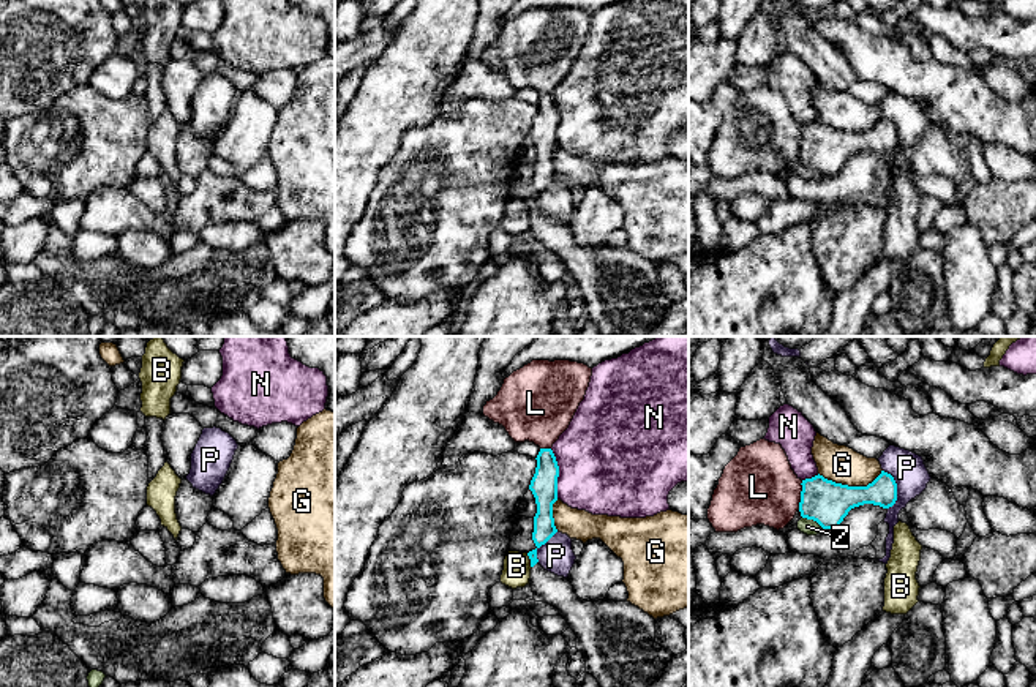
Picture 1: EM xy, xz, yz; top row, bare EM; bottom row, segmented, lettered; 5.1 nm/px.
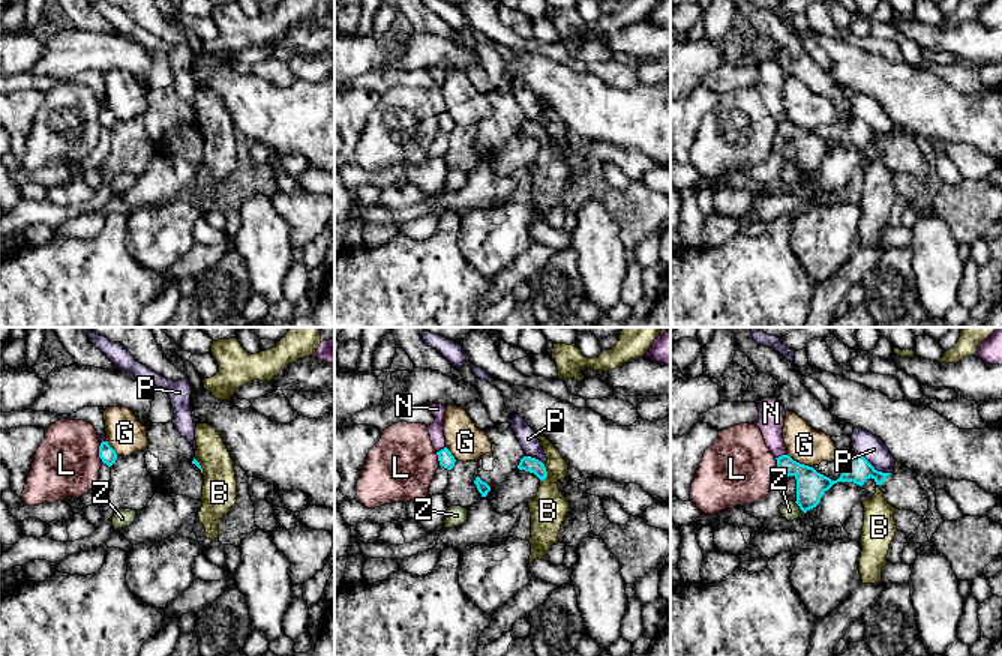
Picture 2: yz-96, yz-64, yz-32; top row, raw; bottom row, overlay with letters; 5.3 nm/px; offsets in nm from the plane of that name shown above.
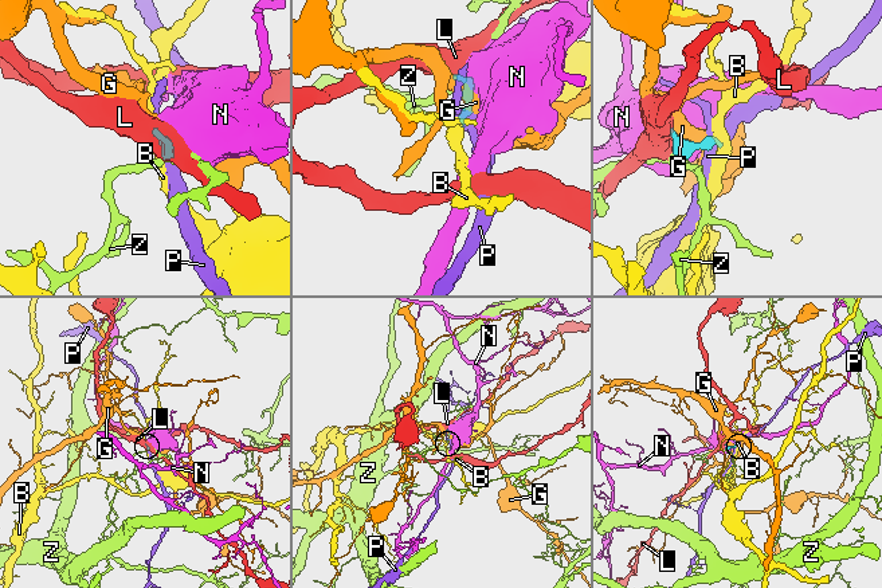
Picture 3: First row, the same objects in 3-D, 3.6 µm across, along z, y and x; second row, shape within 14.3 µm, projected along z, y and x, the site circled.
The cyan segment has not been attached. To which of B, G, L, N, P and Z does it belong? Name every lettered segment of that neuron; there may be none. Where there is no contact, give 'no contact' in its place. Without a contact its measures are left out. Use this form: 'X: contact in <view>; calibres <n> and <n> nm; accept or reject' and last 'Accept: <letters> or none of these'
B: contact in xz; calibres 110 and 140 nm; reject
G: contact in yz; calibres 220 and 190 nm; reject
L: contact in yz; calibres 220 and 380 nm; reject
N: contact in xz; calibres 140 and 480 nm; reject
P: contact in yz; calibres 150 and 170 nm; reject
Z: contact in yz; calibres 220 and 80 nm; reject
Accept: none of these

